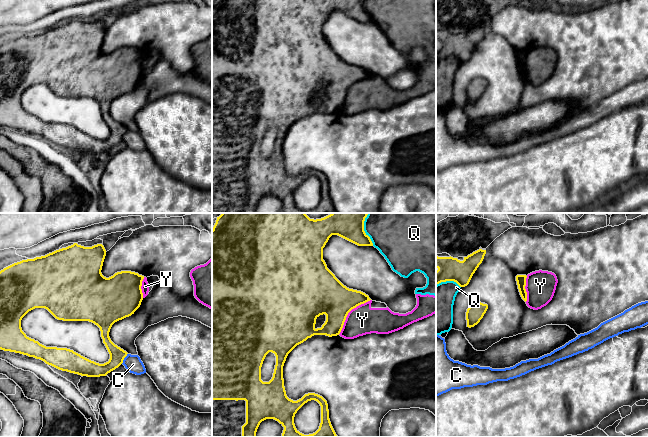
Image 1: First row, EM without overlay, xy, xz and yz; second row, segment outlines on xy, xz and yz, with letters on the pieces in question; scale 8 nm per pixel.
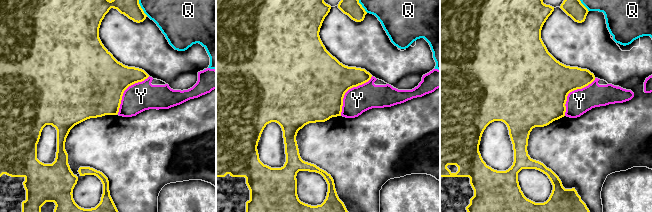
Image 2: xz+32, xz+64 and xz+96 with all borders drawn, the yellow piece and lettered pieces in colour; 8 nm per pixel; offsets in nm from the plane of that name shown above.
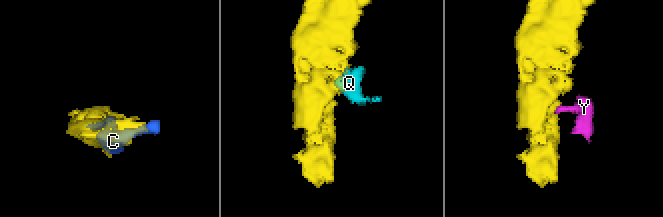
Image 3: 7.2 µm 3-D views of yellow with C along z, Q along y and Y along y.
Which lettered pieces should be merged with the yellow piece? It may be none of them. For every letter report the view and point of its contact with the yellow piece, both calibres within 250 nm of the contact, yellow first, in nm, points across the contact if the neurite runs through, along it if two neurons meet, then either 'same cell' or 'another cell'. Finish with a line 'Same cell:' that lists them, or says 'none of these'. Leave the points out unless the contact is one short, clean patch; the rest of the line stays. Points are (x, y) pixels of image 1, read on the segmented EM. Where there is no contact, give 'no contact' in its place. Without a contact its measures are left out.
C: meets yellow in xy at (124, 357); 120 nm thick on the yellow side, 140 nm on the other; another cell
Q: meets yellow in xz at (363, 229); 280 nm thick on the yellow side, 440 nm on the other; another cell
Y: meets yellow in xz at (348, 312); 320 nm thick on the yellow side, 240 nm on the other; border along xz (370, 299), (357, 305), (348, 313), (343, 327), (338, 334); another cell
Same cell: none of these

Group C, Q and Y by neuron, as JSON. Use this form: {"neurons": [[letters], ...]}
{"neurons": [["C"], ["Q", "Y"]]}

